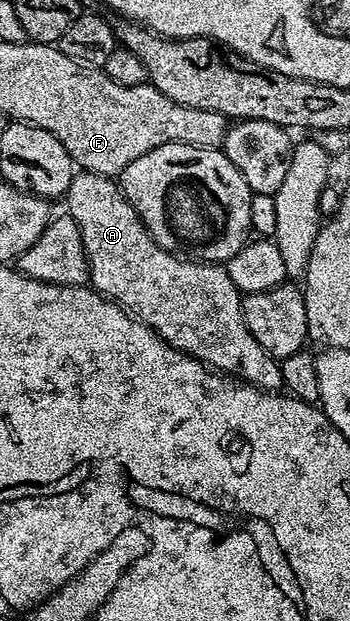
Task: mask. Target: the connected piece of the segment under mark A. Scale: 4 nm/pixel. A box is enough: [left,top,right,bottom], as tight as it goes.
[64,170,282,392]

